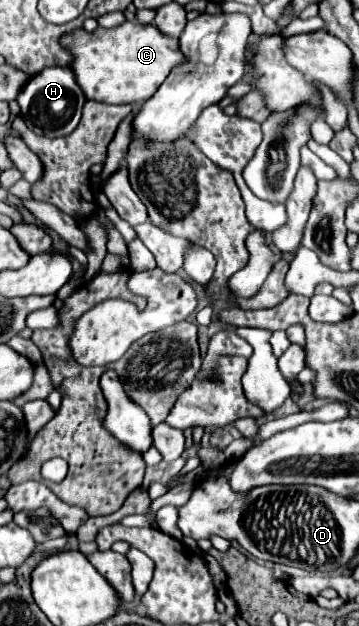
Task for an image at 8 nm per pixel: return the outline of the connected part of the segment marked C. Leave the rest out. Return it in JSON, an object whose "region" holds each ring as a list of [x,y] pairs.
{"region":[[[124,22],[116,28],[102,28],[98,26],[94,32],[86,32],[84,28],[78,28],[74,32],[68,32],[60,38],[60,44],[70,52],[72,62],[68,64],[78,80],[78,86],[84,90],[88,100],[98,100],[106,104],[140,104],[154,96],[158,86],[166,80],[174,64],[182,62],[182,54],[178,50],[178,40],[168,40],[168,36],[162,36],[158,28],[150,24],[138,24],[138,22]]]}

